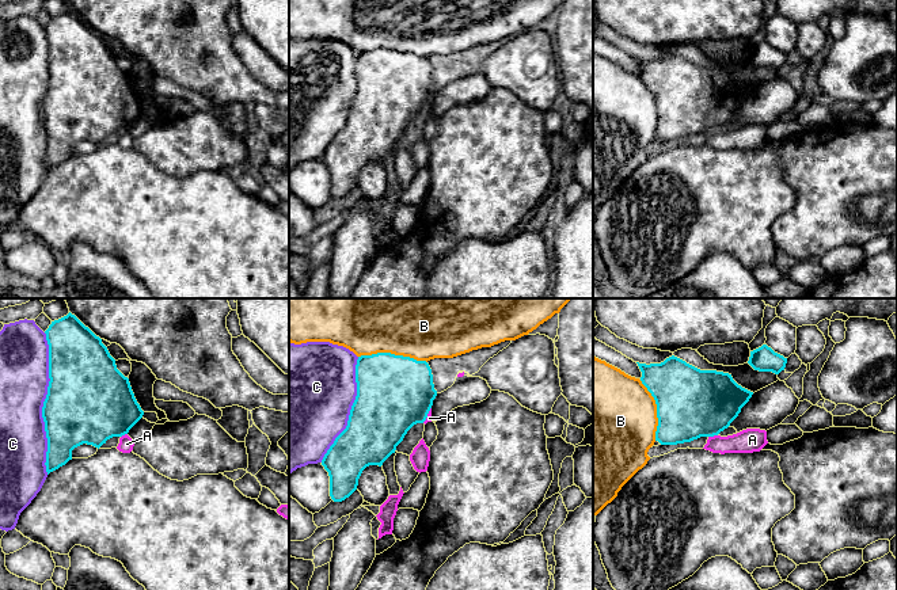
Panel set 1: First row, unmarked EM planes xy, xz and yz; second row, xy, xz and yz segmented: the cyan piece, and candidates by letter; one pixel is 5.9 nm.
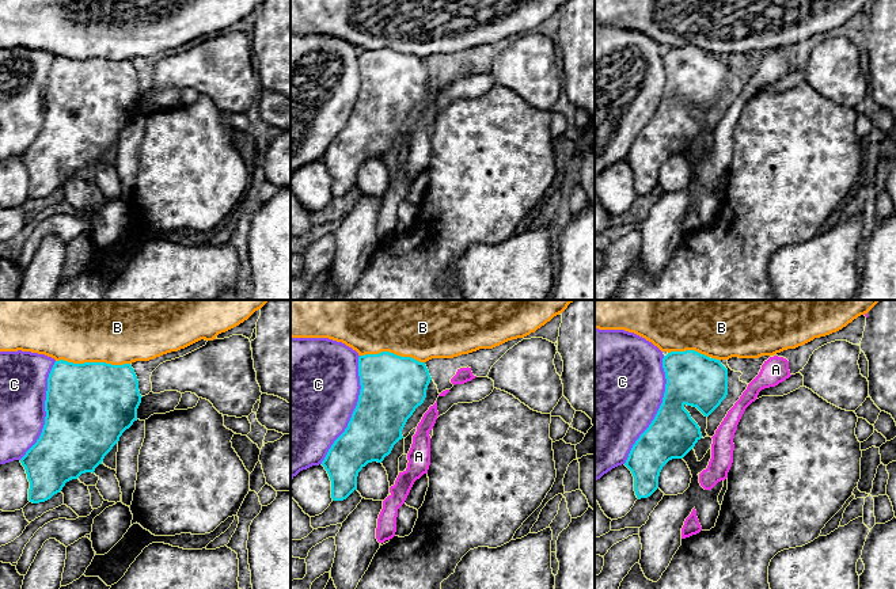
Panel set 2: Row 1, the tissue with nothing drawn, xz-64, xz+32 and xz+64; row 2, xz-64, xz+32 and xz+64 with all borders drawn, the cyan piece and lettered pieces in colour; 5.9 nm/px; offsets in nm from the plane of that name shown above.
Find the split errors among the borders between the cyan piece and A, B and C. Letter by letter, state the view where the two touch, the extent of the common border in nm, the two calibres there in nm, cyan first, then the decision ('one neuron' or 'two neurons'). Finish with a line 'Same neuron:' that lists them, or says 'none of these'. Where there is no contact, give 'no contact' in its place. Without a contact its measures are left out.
A: meets cyan in yz; contact 60 nm long; 420 nm thick on the cyan side, 140 nm on the other; two neurons
B: meets cyan in xz; contact 400 nm long; 440 nm thick on the cyan side, 340 nm on the other; two neurons
C: meets cyan in xy; contact 850 nm long; 480 nm thick on the cyan side, 280 nm on the other; two neurons
Same neuron: none of these

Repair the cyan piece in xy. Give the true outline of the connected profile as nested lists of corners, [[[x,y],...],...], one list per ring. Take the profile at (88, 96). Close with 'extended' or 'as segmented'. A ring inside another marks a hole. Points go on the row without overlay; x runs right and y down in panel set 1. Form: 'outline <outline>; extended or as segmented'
outline [[[71,8],[52,18],[45,27],[49,41],[49,83],[42,103],[47,134],[47,171],[72,156],[72,146],[83,140],[100,144],[113,133],[122,133],[142,114],[129,75],[115,61],[102,35]]]; as segmented

